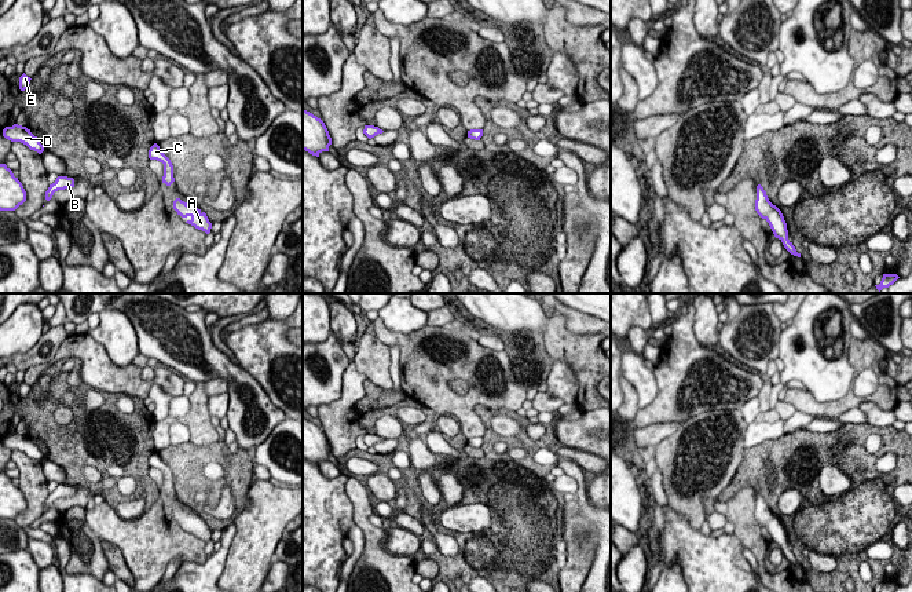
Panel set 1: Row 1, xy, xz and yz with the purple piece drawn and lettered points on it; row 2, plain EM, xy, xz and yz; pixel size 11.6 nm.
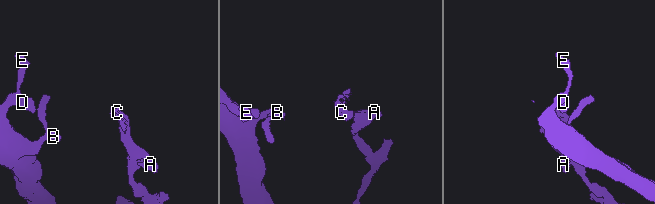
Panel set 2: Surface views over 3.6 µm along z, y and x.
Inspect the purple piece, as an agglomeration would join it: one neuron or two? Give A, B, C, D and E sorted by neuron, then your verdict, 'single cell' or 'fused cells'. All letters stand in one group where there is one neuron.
groups A B C D E; single cell

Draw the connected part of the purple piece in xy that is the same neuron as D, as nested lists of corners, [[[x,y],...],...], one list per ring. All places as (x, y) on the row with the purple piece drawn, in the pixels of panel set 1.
[[[14,124],[12,127],[6,127],[3,129],[3,136],[11,142],[21,142],[39,154],[44,151],[44,146],[40,143],[39,138],[34,136],[26,127],[18,124]]]

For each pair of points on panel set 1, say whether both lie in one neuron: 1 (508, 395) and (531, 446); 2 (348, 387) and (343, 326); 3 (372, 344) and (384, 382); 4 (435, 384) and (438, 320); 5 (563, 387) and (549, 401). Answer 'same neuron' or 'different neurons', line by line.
1: different neurons
2: different neurons
3: same neuron
4: different neurons
5: different neurons

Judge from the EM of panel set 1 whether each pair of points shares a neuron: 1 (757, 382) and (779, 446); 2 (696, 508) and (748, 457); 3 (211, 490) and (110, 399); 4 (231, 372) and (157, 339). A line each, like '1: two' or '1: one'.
1: two
2: two
3: one
4: one

